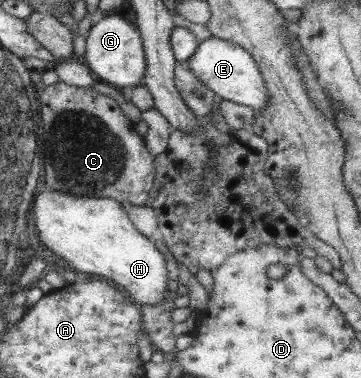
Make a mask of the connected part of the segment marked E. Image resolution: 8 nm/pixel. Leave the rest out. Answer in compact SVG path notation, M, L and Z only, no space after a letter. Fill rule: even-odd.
M209 36L207 39L198 41L197 50L185 63L197 80L201 80L213 91L213 94L219 95L221 99L252 107L255 111L263 110L266 106L267 88L263 83L258 63L255 63L250 53L238 44Z

